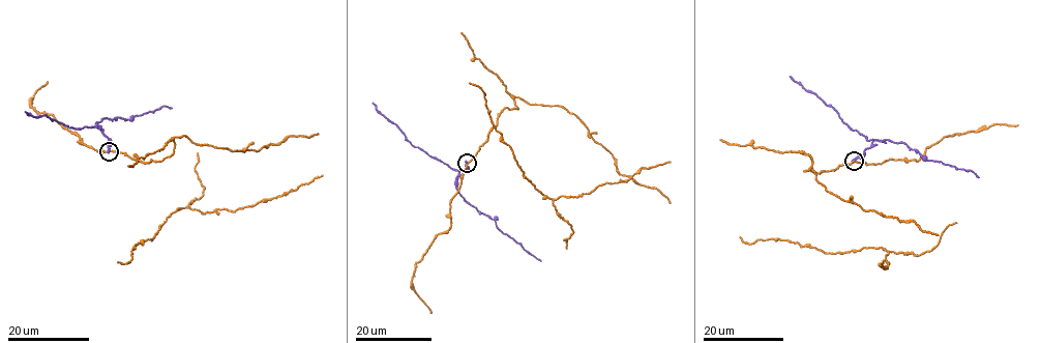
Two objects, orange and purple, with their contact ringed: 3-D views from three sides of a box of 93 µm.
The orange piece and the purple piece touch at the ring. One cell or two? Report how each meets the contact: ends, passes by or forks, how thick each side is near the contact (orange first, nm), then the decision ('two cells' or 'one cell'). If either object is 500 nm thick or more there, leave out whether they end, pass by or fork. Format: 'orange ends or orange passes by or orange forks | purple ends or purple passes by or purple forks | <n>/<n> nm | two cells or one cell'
orange passes by | purple ends | 190/400 nm | two cells

